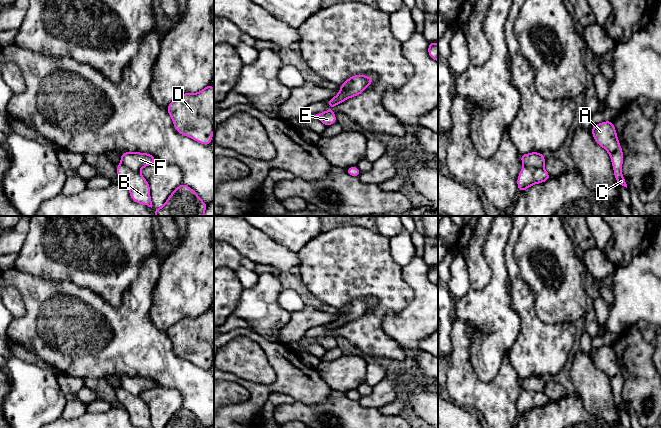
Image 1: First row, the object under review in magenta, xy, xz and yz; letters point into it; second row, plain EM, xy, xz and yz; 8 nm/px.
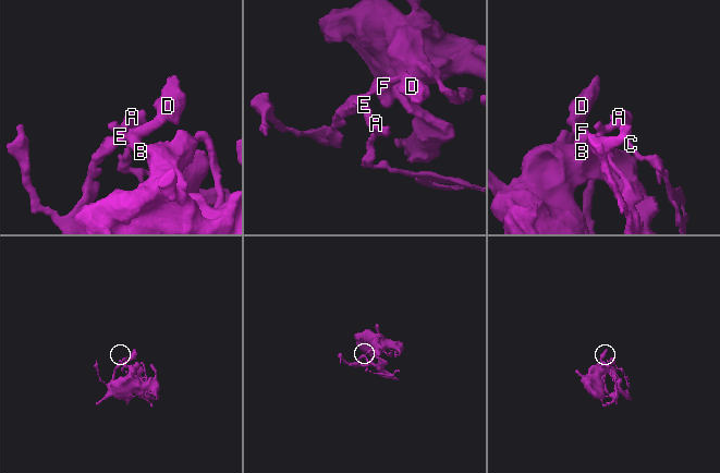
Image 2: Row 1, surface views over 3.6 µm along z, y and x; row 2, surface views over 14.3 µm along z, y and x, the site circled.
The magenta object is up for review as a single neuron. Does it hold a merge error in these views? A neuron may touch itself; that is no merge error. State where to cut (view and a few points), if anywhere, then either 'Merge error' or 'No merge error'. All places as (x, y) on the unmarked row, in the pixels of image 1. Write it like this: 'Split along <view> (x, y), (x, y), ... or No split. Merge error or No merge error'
Split along xz (351, 302), (350, 309), (339, 316). Merge error

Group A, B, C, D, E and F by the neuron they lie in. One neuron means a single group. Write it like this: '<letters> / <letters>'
A C D E F / B

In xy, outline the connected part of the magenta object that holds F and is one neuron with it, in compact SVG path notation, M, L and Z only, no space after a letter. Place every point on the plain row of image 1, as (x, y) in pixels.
M123 376L120 385L122 389L134 395L140 395L143 391L157 386L153 379L140 376Z

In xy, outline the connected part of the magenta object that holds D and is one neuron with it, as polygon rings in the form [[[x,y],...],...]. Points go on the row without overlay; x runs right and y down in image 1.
[[[210,308],[198,317],[183,317],[166,333],[178,357],[210,369],[214,354],[214,312]]]

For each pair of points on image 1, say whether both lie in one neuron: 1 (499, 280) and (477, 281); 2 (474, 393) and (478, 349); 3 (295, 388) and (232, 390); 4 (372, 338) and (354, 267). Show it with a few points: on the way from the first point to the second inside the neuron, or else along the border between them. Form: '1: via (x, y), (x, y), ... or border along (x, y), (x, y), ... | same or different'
1: border along (485, 257), (490, 279), (482, 287), (470, 290) | different
2: border along (470, 351), (475, 374), (481, 380), (491, 381) | different
3: border along (225, 381), (241, 384), (250, 397) | different
4: via (373, 320), (382, 306), (382, 295), (372, 285) | same

